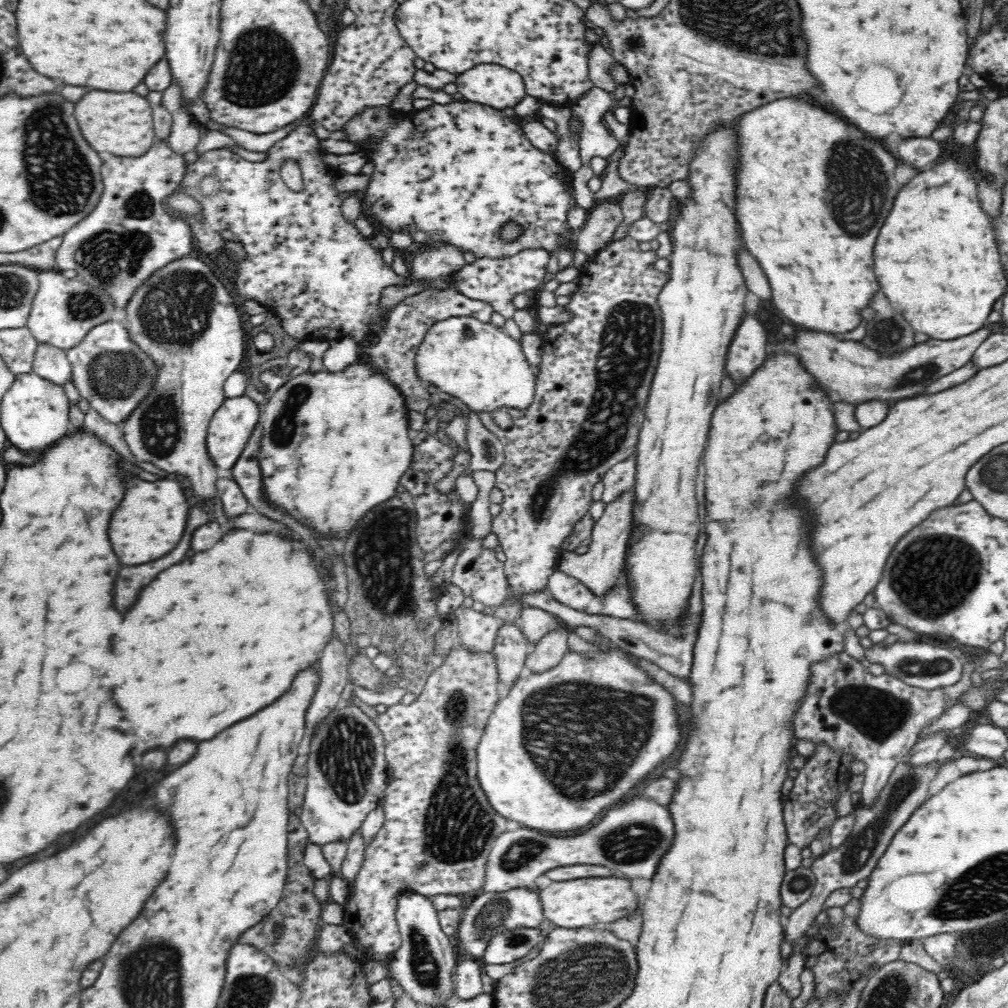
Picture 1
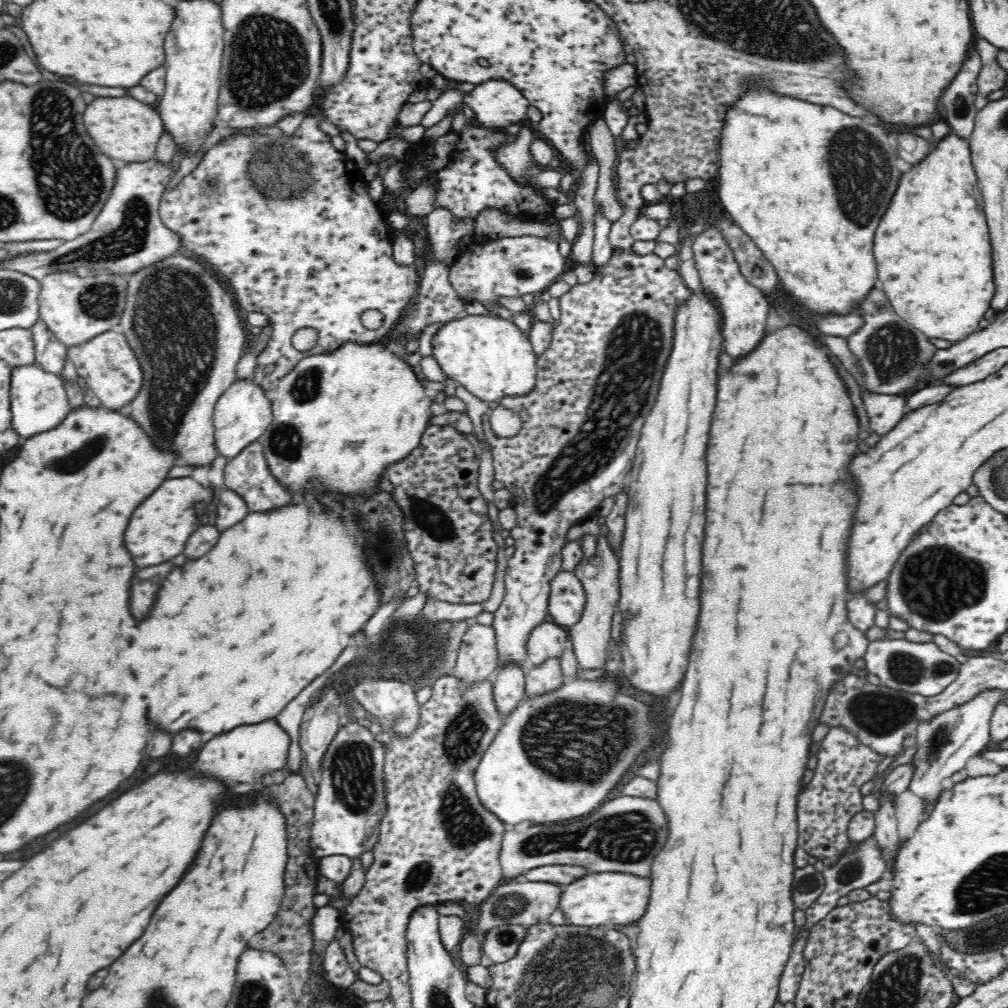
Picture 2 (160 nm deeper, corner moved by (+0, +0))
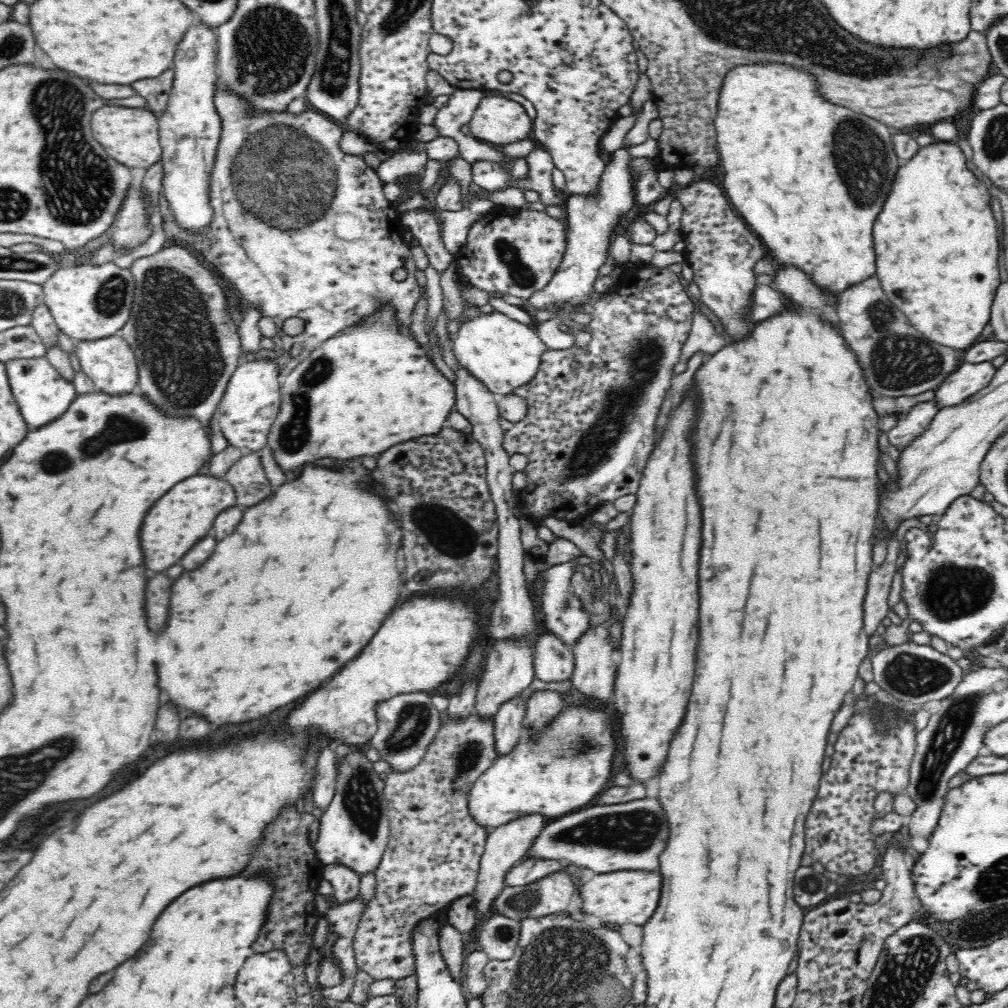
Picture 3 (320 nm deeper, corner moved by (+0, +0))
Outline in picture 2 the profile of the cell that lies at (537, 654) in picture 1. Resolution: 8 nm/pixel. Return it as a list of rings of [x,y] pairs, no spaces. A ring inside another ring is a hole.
[[[549,658],[540,666],[530,666],[525,671],[526,698],[538,697],[564,686],[560,660]]]

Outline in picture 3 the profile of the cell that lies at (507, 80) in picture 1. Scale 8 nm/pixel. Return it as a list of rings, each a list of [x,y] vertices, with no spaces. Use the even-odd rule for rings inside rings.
[[[484,98],[470,122],[472,137],[492,146],[526,140],[533,131],[533,120],[524,107],[506,98]]]

